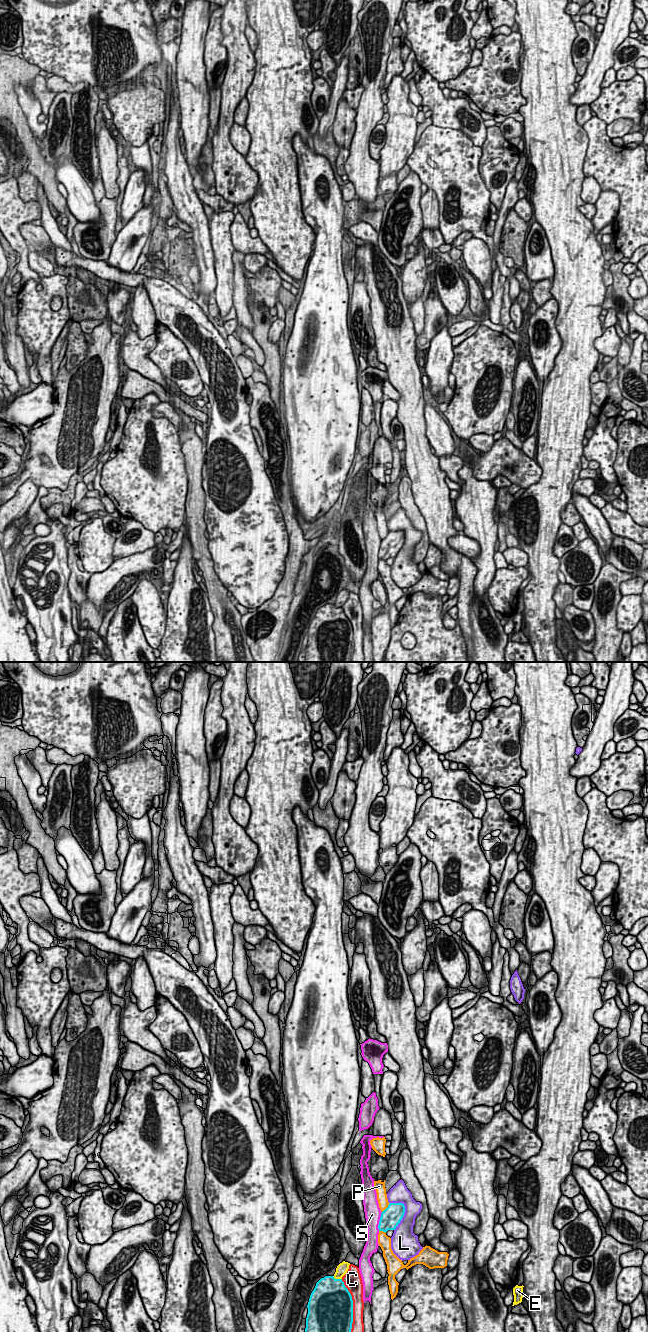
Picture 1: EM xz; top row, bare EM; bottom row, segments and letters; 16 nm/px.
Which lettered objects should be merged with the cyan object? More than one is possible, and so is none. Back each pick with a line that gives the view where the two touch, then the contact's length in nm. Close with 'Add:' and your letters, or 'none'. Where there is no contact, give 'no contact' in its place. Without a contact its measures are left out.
Add: none

